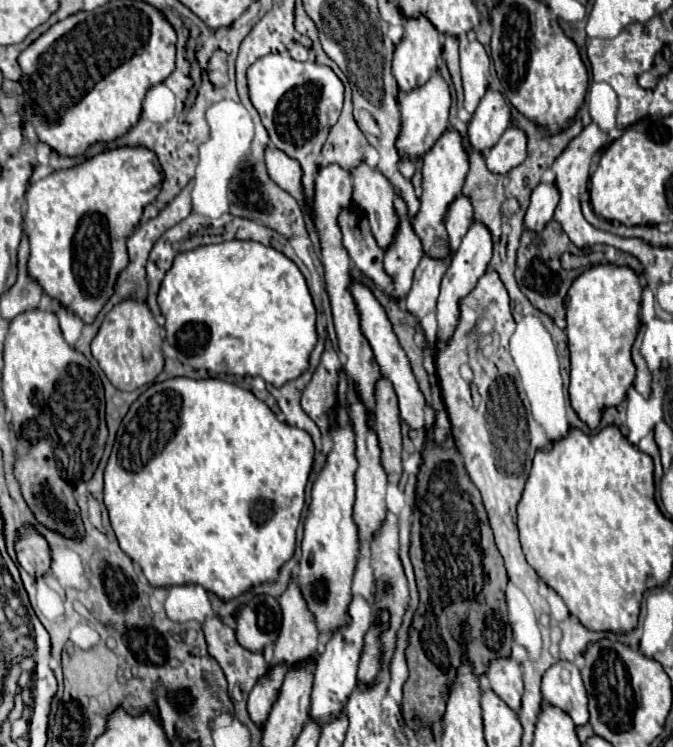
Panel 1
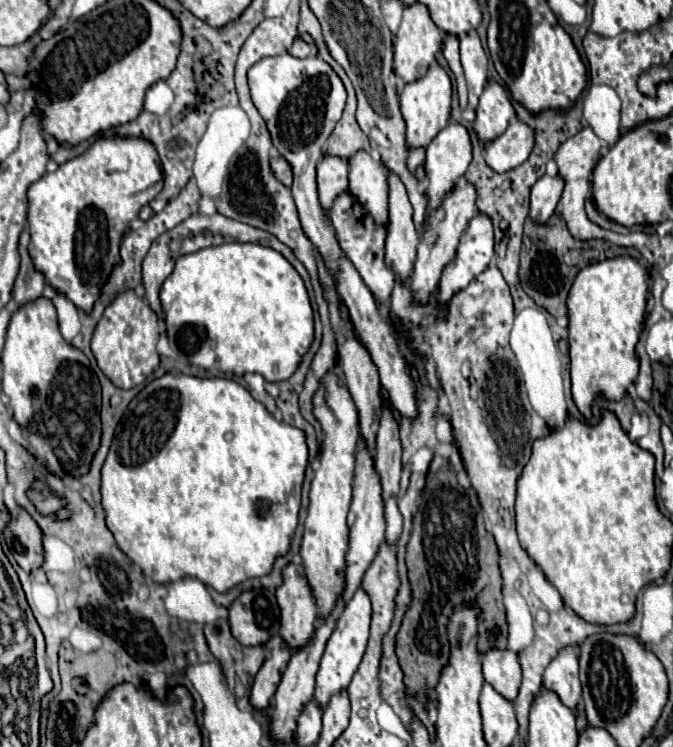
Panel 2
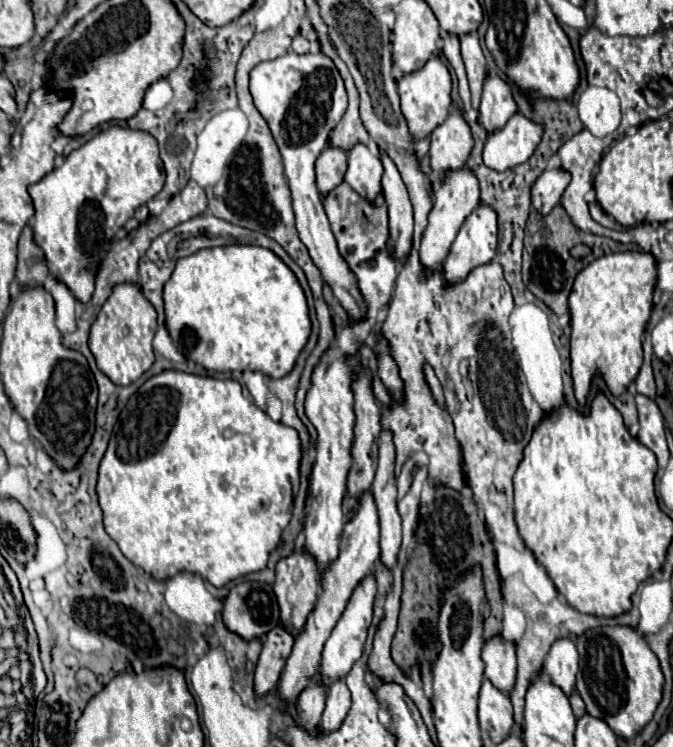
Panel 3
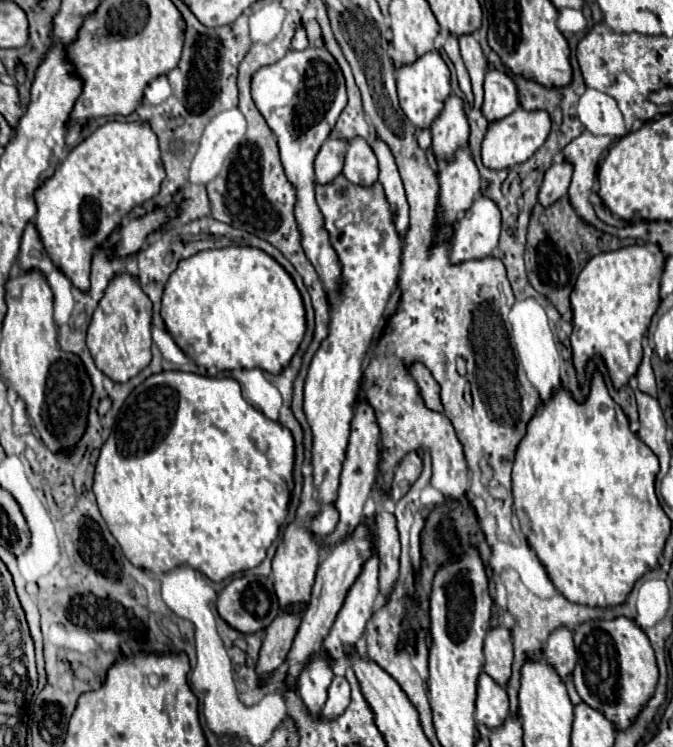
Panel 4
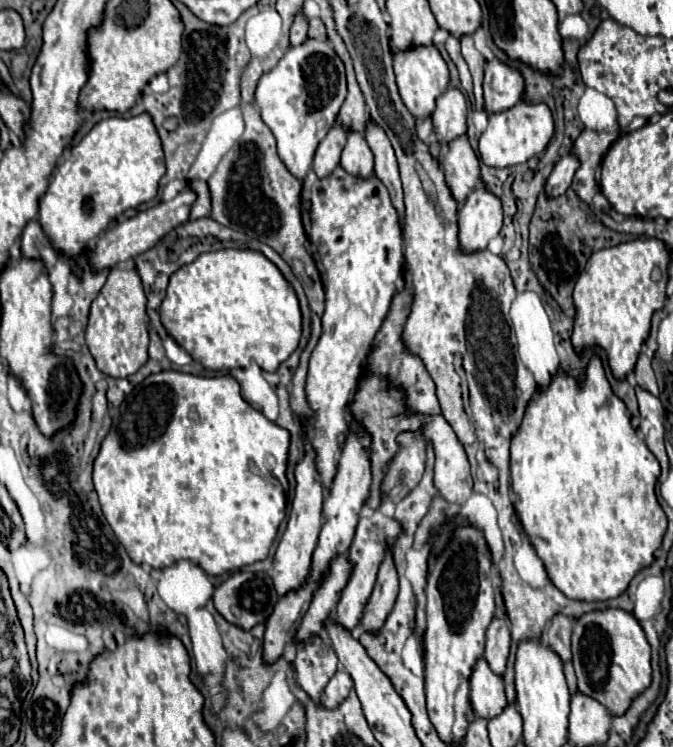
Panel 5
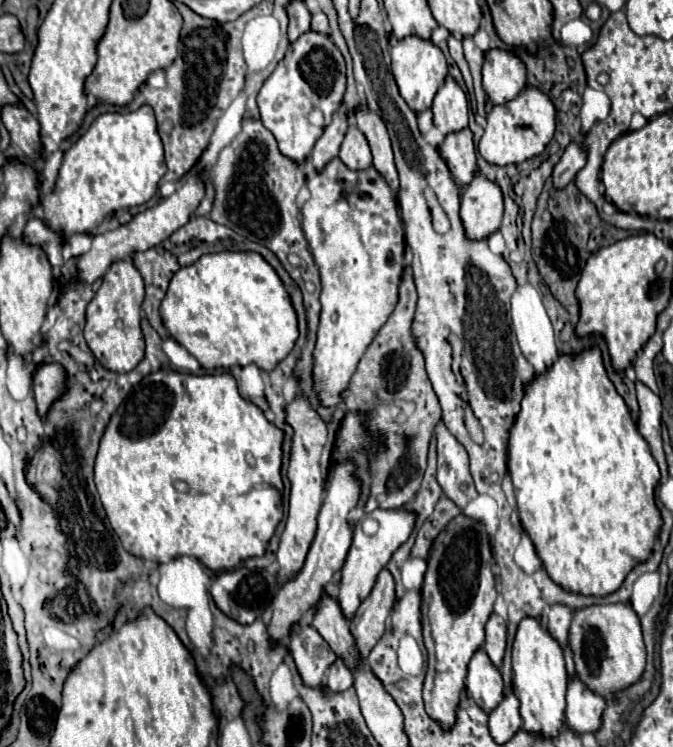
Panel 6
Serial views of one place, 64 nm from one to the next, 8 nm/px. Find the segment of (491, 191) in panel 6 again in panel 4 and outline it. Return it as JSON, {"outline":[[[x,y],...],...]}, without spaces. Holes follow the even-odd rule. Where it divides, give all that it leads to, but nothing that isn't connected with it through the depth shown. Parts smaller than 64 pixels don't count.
{"outline":[[[480,194],[472,206],[458,218],[454,228],[454,242],[450,248],[452,262],[484,258],[492,254],[500,236],[500,210],[496,202]]]}

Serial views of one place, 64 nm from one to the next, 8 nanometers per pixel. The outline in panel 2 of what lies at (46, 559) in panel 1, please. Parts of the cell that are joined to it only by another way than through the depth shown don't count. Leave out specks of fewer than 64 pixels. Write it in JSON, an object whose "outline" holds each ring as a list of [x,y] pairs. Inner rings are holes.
{"outline":[[[18,508],[16,516],[10,518],[4,536],[20,568],[30,572],[42,564],[42,532],[24,508]]]}

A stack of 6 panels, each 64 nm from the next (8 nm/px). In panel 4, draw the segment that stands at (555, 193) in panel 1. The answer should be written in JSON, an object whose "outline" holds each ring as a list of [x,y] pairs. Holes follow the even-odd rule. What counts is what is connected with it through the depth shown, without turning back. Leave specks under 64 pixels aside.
{"outline":[[[566,160],[560,164],[552,164],[546,170],[542,186],[540,186],[540,194],[538,194],[538,200],[542,206],[550,206],[552,202],[556,202],[558,198],[562,198],[568,192],[572,170],[574,170],[572,164]]]}

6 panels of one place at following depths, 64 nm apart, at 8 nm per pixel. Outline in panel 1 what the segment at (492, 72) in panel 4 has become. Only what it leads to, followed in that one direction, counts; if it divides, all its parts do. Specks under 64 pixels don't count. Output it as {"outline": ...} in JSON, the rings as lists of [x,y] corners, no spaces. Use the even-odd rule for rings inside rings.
{"outline":[[[488,88],[468,124],[470,144],[480,152],[490,150],[510,126],[510,118],[510,106],[504,96],[498,90]]]}

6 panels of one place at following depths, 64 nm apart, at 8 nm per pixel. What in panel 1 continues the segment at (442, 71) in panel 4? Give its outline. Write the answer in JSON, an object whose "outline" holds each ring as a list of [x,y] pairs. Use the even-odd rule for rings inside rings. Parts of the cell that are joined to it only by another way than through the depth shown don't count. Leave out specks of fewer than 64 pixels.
{"outline":[[[434,72],[426,84],[406,92],[406,96],[400,98],[402,132],[396,144],[400,154],[410,156],[412,160],[424,156],[424,152],[428,152],[434,146],[436,138],[440,138],[444,130],[448,130],[448,110],[450,110],[450,88],[440,72]]]}

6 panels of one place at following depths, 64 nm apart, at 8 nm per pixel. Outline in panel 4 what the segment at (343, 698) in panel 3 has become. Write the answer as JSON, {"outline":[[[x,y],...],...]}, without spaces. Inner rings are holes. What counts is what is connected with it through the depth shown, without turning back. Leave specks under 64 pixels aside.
{"outline":[[[334,676],[330,688],[328,688],[328,700],[322,708],[324,718],[334,718],[336,714],[342,714],[350,702],[350,684],[344,676]]]}

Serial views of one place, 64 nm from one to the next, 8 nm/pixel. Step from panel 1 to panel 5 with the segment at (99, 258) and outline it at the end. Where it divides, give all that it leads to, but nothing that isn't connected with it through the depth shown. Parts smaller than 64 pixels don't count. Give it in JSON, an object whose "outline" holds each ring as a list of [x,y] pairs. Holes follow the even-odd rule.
{"outline":[[[142,112],[132,118],[104,118],[100,120],[82,140],[70,150],[70,160],[62,160],[56,166],[54,176],[46,188],[46,194],[40,198],[40,224],[52,246],[58,252],[68,256],[78,256],[84,250],[84,244],[92,238],[98,238],[112,220],[116,220],[124,210],[136,208],[148,200],[152,200],[158,192],[158,180],[166,174],[164,166],[164,152],[160,144],[160,136],[154,128],[152,116]]]}

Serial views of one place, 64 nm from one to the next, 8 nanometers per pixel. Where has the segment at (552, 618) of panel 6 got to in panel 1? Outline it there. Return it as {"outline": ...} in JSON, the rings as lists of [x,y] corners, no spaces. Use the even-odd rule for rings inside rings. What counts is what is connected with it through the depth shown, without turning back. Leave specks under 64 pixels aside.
{"outline":[[[560,660],[546,670],[542,676],[542,700],[570,714],[576,726],[588,722],[588,698],[578,666],[574,662]]]}

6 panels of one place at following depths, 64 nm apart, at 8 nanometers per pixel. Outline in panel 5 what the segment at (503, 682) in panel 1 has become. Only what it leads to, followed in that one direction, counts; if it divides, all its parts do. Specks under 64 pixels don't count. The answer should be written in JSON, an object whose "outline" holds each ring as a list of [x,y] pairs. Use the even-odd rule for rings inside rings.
{"outline":[[[494,618],[486,630],[486,650],[484,658],[488,660],[488,666],[496,674],[504,674],[506,658],[510,652],[510,630],[506,620]]]}

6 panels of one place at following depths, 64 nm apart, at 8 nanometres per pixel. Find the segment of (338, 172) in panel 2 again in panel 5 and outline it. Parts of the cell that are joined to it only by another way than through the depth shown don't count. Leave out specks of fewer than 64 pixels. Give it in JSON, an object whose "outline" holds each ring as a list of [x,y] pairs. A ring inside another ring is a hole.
{"outline":[[[336,120],[336,124],[330,128],[326,138],[318,144],[314,154],[312,168],[318,178],[328,176],[340,164],[340,152],[344,148],[344,142],[346,142],[346,128],[340,120]]]}

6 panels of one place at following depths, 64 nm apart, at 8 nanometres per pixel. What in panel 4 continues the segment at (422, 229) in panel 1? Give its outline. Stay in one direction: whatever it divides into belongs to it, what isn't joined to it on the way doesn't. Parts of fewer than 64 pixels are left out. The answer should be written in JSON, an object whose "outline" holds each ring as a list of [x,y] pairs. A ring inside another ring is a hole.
{"outline":[[[456,94],[444,100],[440,116],[432,122],[432,148],[438,158],[452,158],[452,154],[468,144],[468,120],[464,112],[464,102]]]}

